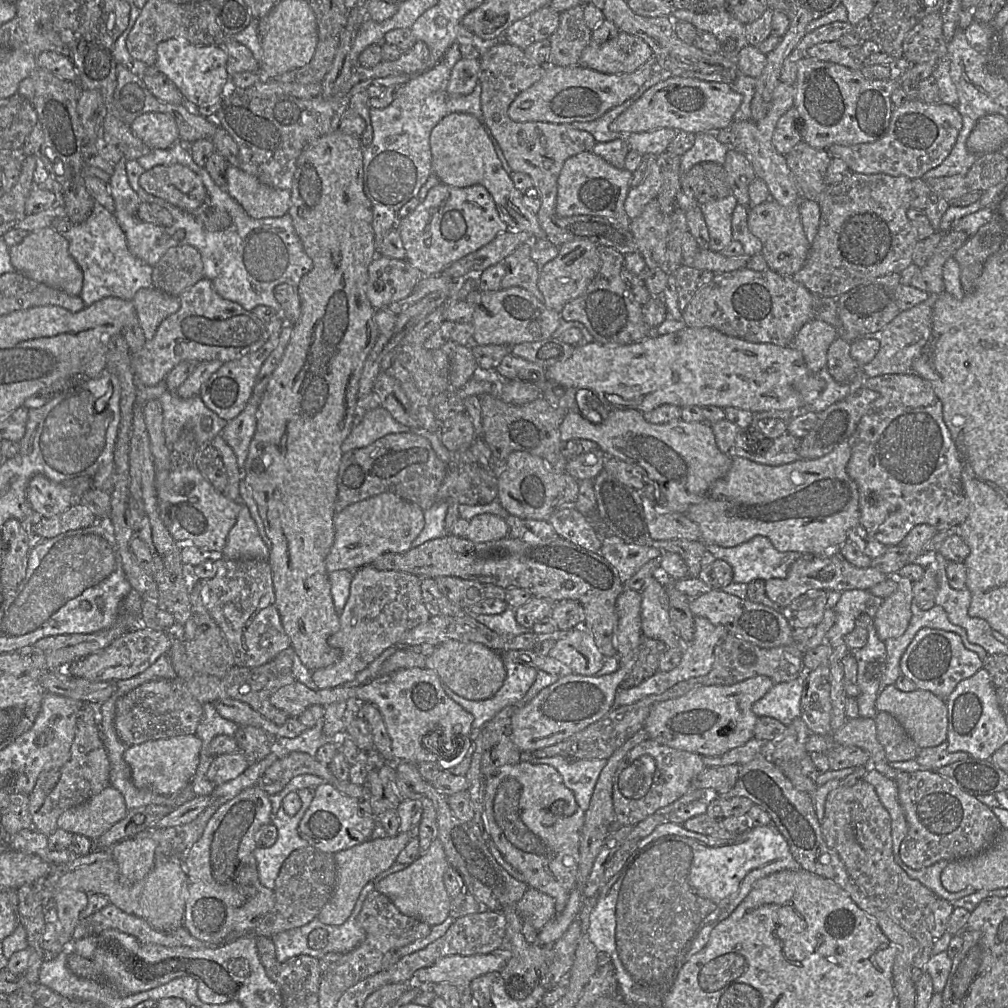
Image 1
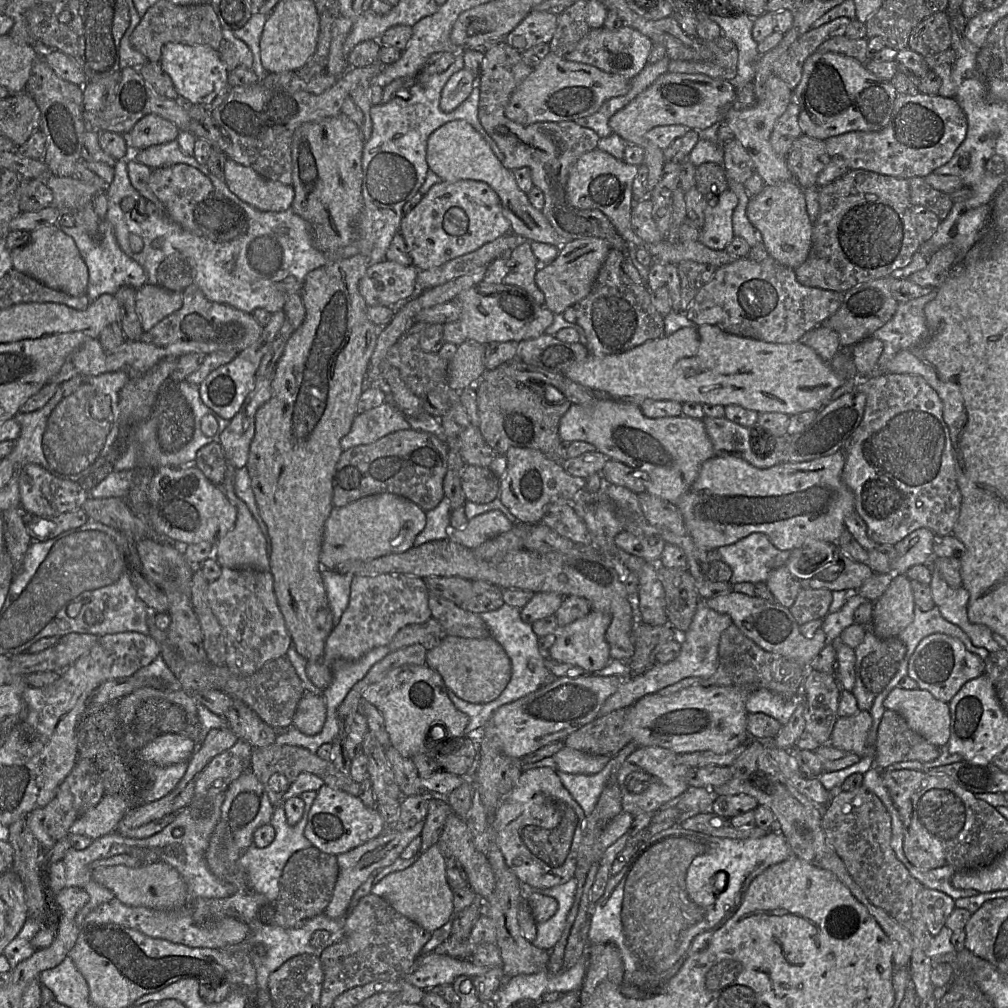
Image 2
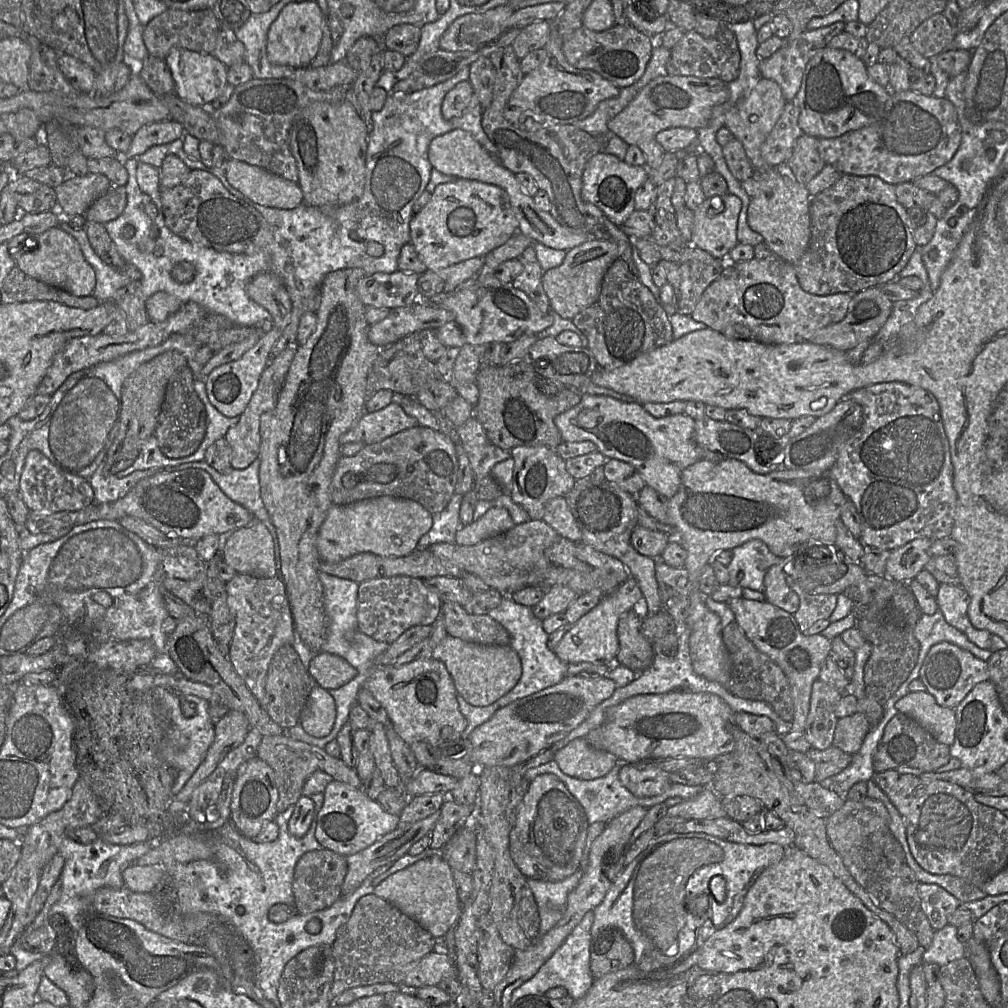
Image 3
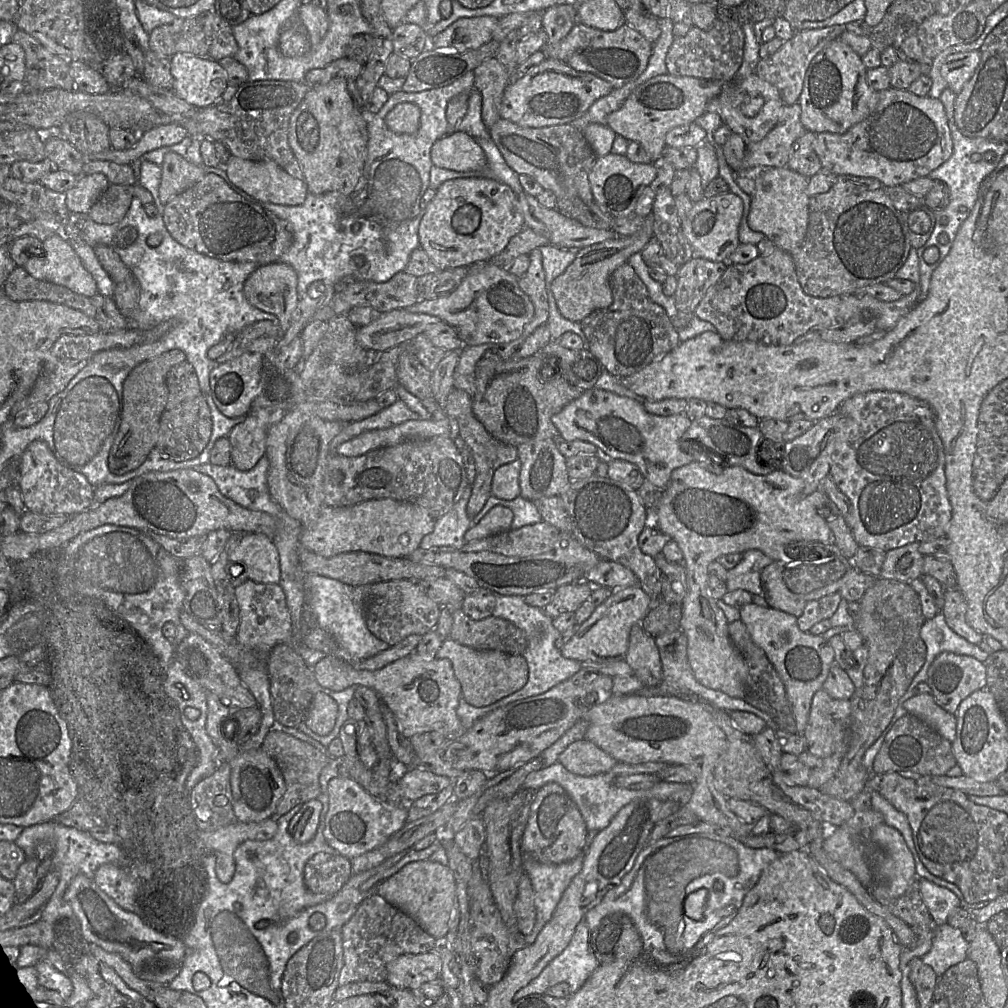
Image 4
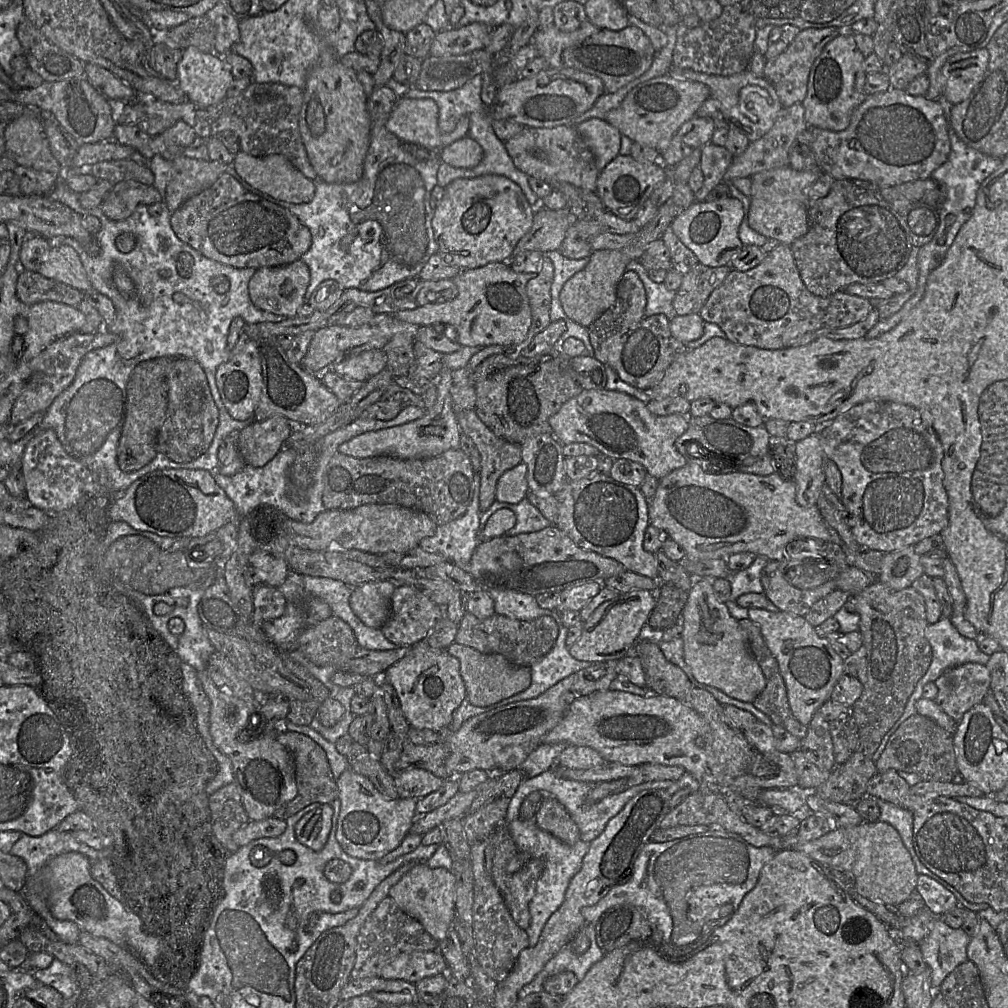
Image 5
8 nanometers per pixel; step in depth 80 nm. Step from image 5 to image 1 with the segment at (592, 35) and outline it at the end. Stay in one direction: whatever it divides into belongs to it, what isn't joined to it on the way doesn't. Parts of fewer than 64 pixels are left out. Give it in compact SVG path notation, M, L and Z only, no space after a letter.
M619 31L618 35L603 44L590 42L582 51L579 64L605 74L633 73L653 56L651 47L641 38Z

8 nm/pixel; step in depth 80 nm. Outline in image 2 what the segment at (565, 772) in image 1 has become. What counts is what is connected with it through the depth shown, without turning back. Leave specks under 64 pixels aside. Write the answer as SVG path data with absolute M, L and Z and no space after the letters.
M553 757L523 766L523 770L548 767L553 769L564 787L581 806L586 816L591 814L604 788L615 776L615 759L612 758L605 768L597 774L568 774L558 769Z

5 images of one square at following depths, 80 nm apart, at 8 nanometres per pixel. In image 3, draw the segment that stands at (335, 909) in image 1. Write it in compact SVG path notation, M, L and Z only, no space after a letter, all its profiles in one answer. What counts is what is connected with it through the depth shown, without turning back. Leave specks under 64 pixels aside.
M437 811L422 820L398 827L367 848L346 856L348 870L341 887L341 896L354 892L378 867L394 863L405 855L414 843L430 834L439 817L440 812Z

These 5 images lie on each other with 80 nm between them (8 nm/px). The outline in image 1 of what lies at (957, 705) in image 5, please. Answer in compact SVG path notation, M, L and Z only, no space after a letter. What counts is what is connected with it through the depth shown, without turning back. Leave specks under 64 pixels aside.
M922 628L900 660L902 674L910 679L918 690L927 690L946 701L957 684L970 678L983 667L983 661L975 652L966 649L960 636L954 632Z

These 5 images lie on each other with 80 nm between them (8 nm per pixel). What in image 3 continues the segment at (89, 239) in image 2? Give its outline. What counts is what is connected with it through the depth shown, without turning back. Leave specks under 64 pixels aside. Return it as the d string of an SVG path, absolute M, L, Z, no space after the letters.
M62 216L59 226L78 242L85 260L93 268L96 285L92 295L100 302L114 302L118 289L130 282L141 280L140 270L130 263L126 262L120 269L105 263L94 251L84 228L75 230L69 225L68 220L69 216Z

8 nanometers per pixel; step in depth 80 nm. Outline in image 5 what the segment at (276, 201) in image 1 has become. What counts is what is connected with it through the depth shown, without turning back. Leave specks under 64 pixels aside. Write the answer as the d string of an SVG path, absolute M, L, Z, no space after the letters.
M239 151L235 155L231 167L250 186L281 201L304 204L314 198L315 181L304 176L282 155L254 157Z

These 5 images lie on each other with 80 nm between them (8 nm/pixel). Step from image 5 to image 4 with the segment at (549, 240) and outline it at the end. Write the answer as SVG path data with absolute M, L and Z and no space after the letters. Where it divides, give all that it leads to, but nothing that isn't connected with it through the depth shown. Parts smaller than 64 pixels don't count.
M525 227L509 241L502 252L491 258L488 262L502 267L520 255L528 255L534 249L549 244L549 240L546 237Z

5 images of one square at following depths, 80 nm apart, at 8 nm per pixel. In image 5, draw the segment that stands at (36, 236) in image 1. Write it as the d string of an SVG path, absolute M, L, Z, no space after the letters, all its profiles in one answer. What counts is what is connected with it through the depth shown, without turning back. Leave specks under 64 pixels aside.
M68 245L51 247L47 259L37 272L46 278L62 282L84 293L94 290L80 256Z

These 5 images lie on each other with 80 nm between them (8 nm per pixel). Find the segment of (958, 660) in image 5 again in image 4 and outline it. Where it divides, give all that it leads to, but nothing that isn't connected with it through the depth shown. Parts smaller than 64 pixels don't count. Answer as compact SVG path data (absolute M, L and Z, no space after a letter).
M939 612L934 618L925 621L920 630L920 636L926 645L926 661L913 678L906 693L899 700L894 717L885 730L890 730L898 719L908 714L903 703L916 695L915 688L919 683L926 682L928 669L940 653L952 652L958 655L971 656L982 663L989 657L989 654L982 650L979 645L972 644L955 633L947 625L942 612Z

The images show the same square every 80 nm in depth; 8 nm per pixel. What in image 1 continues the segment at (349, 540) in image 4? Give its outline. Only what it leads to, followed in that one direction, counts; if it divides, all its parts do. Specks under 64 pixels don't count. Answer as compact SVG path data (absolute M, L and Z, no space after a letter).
M382 493L351 504L336 512L334 519L334 543L325 561L326 570L356 571L372 564L386 553L404 553L425 526L424 511L393 493Z

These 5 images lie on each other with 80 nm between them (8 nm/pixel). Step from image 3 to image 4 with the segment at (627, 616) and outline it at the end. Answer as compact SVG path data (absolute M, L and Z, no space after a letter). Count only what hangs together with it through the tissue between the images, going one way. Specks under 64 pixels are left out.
M640 624L634 625L630 630L624 660L644 687L654 687L662 681L662 664L655 638L647 634Z

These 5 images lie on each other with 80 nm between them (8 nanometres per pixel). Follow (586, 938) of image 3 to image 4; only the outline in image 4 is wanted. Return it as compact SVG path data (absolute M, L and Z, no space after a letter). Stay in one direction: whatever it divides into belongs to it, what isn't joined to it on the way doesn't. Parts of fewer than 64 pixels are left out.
M585 917L578 924L568 946L543 971L513 997L513 1002L530 994L543 994L560 982L569 984L571 993L577 992L600 965L590 947L591 931Z

